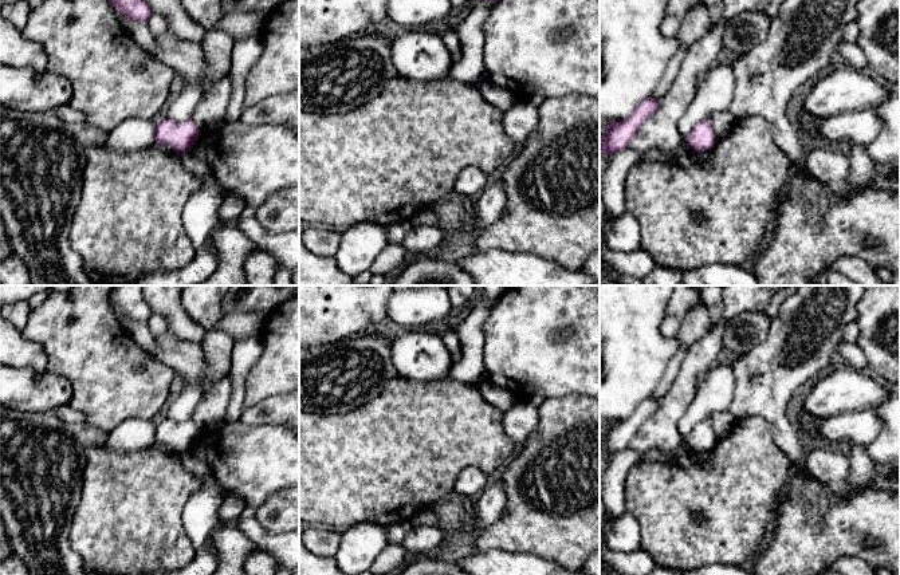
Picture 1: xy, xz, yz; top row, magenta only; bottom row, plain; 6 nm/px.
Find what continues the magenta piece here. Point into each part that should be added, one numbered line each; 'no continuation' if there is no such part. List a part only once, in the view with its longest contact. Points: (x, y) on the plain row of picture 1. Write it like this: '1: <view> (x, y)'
no continuation

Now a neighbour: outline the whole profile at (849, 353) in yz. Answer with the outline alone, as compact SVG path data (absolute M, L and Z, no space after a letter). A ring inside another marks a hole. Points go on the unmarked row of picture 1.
M842 339L837 348L837 357L856 370L862 371L869 367L868 361L857 343L849 343Z

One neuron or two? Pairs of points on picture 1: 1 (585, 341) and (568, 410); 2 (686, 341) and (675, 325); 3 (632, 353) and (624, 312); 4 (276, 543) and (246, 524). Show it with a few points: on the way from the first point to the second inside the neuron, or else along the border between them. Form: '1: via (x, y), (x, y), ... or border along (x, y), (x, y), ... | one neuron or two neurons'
1: border along (585, 396), (561, 396), (545, 400) | two neurons
2: border along (696, 304), (686, 315), (676, 337) | two neurons
3: via (624, 343), (624, 322) | one neuron
4: via (268, 543), (254, 530) | one neuron

